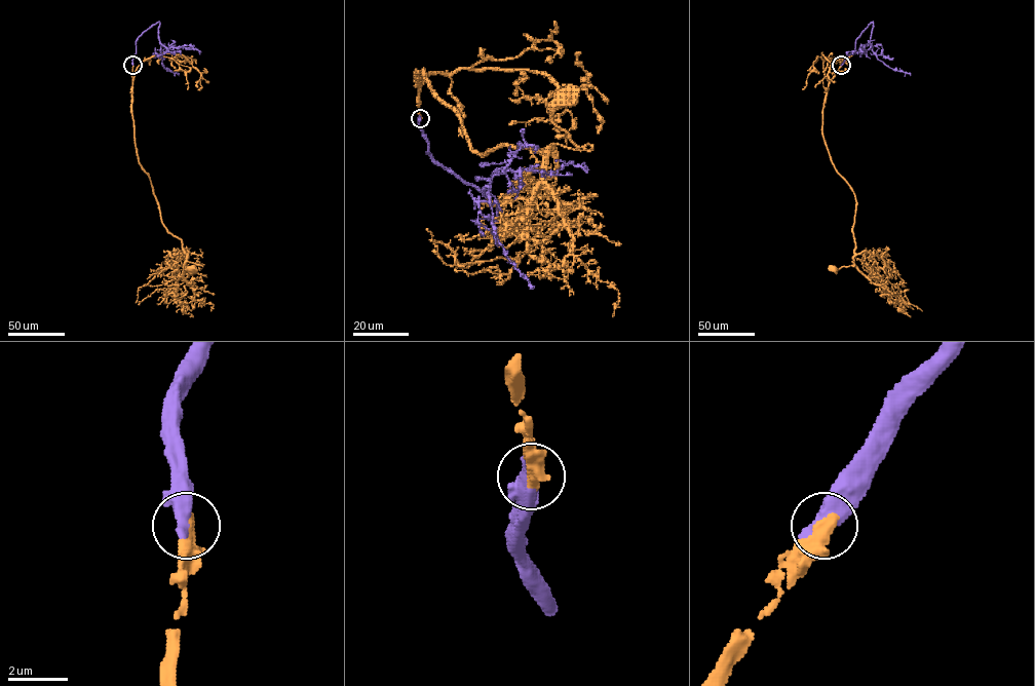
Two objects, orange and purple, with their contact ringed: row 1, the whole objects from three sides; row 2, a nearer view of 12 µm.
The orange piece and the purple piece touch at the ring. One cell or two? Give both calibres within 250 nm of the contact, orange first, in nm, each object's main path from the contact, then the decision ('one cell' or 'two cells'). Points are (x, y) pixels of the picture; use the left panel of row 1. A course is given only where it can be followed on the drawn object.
500 nm thick on the orange side, 650 nm on the other; orange runs (132, 65), (138, 159), (162, 223), (181, 240), (185, 262), (202, 265), (192, 267); purple runs (132, 65), (137, 39), (159, 23), (162, 65), (179, 75); one cell

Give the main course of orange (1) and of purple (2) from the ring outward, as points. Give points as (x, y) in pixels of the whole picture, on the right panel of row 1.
1: (841, 65), (831, 80), (826, 96), (822, 138), (831, 163), (854, 195), (854, 265), (833, 267)
2: (841, 65), (854, 50), (856, 39), (873, 23), (870, 45), (876, 56), (910, 75)

